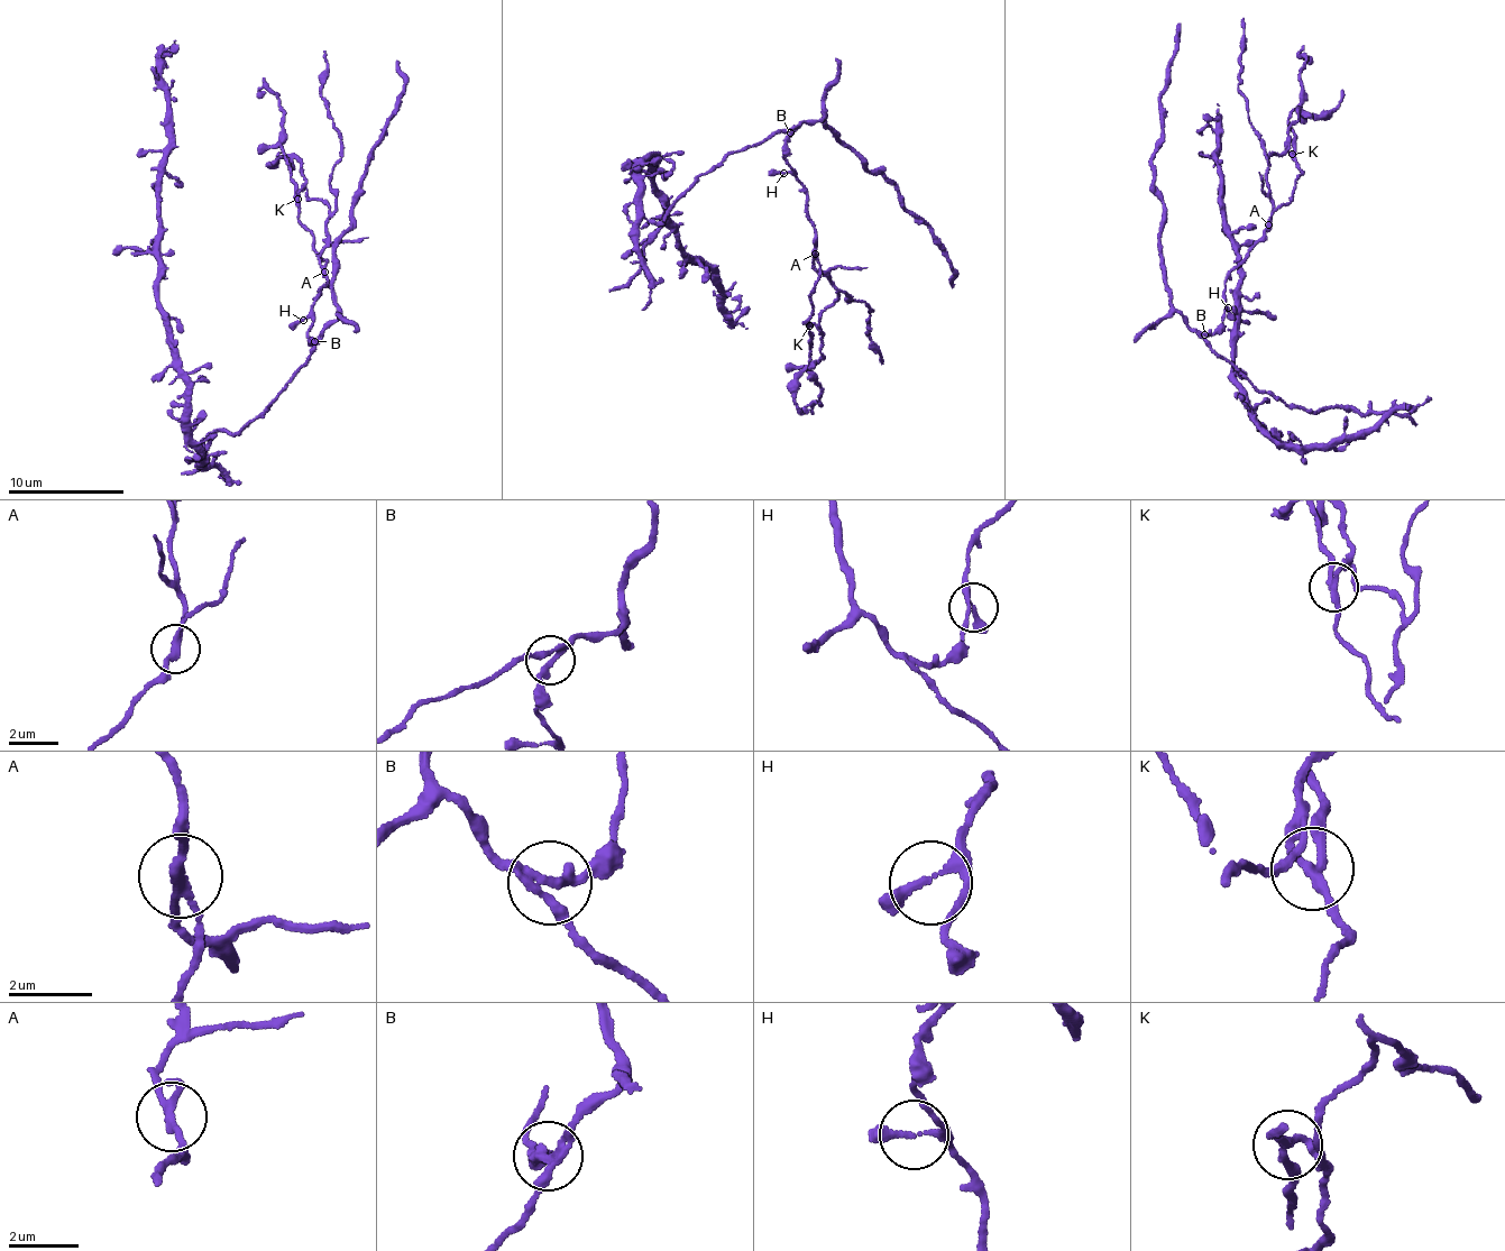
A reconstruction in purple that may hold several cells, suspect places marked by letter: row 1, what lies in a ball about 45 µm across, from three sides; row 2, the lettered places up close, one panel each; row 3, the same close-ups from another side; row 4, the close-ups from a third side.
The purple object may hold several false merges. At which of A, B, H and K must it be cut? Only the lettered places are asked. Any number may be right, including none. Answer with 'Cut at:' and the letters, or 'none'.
Cut at: A, K

